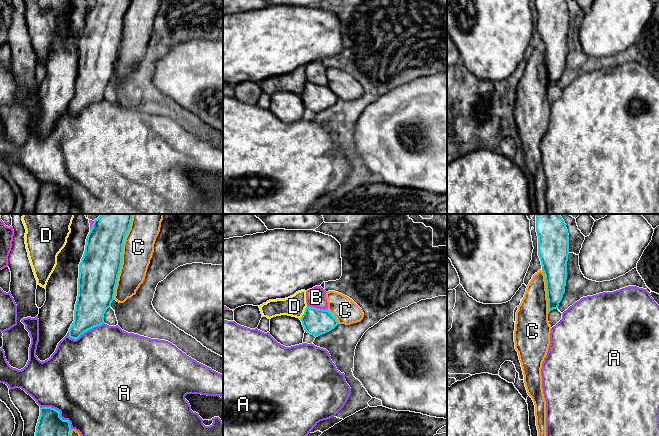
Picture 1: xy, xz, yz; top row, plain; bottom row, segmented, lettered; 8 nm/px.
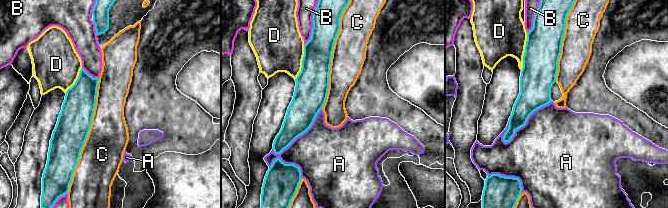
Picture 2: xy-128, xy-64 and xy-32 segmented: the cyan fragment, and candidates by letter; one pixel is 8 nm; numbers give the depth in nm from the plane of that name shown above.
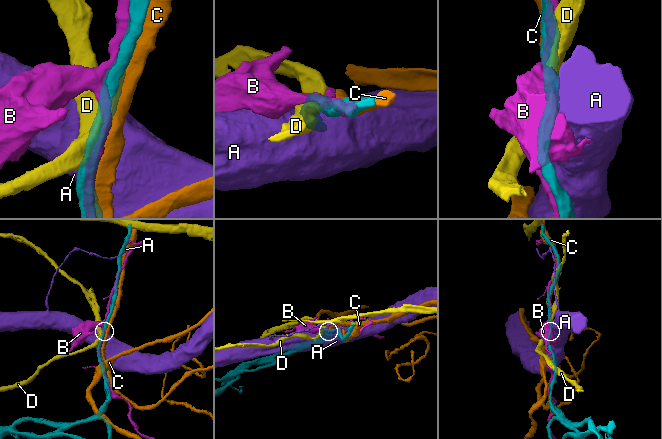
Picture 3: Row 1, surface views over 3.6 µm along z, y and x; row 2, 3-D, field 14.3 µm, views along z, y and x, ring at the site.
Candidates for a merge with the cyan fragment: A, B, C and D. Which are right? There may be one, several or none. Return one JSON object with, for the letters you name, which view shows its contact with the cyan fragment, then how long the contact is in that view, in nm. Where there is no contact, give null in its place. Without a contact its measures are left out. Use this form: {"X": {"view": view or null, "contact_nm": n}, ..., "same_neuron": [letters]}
{"C": {"view": "xy", "contact_nm": 650}, "same_neuron": ["C"]}

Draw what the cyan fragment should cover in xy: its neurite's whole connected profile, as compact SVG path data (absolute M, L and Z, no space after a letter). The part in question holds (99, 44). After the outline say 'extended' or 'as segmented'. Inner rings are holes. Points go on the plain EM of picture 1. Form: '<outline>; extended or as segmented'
M92 0L79 40L78 72L69 113L76 116L84 108L104 99L104 90L113 76L124 79L143 59L161 0Z; extended

